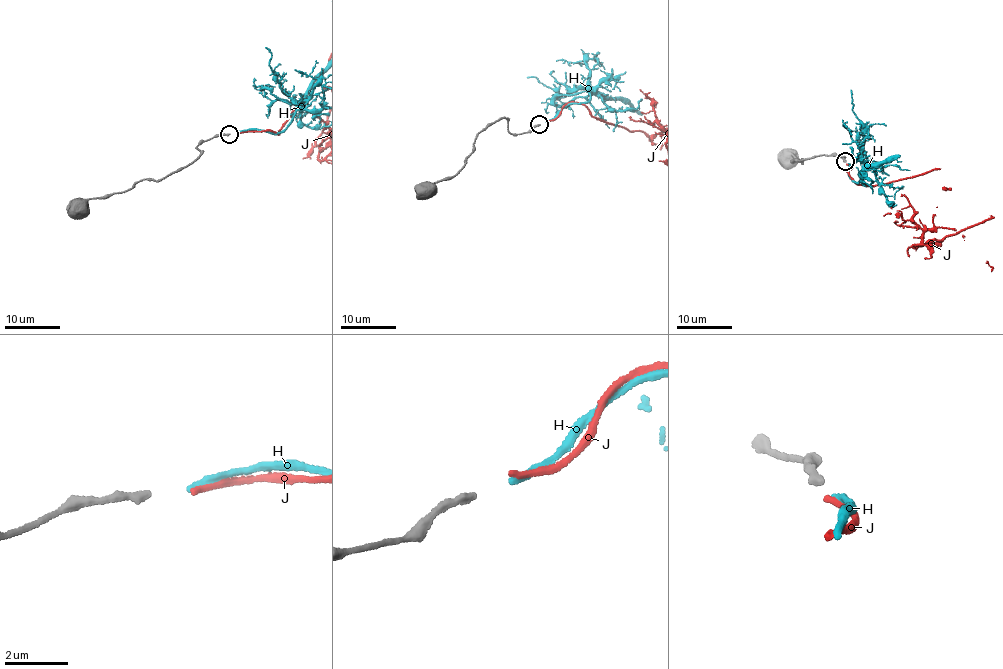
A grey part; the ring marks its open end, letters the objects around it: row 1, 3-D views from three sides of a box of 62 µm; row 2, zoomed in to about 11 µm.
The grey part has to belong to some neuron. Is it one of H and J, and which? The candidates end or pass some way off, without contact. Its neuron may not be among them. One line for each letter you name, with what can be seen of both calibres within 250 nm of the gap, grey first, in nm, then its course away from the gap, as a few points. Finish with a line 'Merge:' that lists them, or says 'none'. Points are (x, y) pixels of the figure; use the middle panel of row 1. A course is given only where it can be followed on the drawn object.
Merge: none

